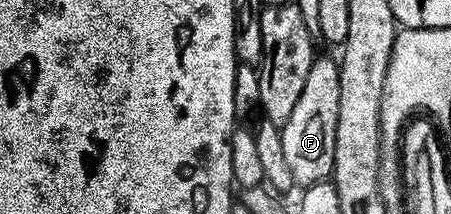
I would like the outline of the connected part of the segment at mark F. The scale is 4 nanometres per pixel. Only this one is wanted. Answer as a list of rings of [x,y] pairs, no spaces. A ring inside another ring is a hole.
[[[335,57],[313,61],[310,76],[306,76],[306,88],[294,104],[294,113],[282,127],[282,149],[292,173],[293,183],[303,188],[325,181],[332,173],[334,164],[334,136],[338,124],[338,76],[340,68]]]

